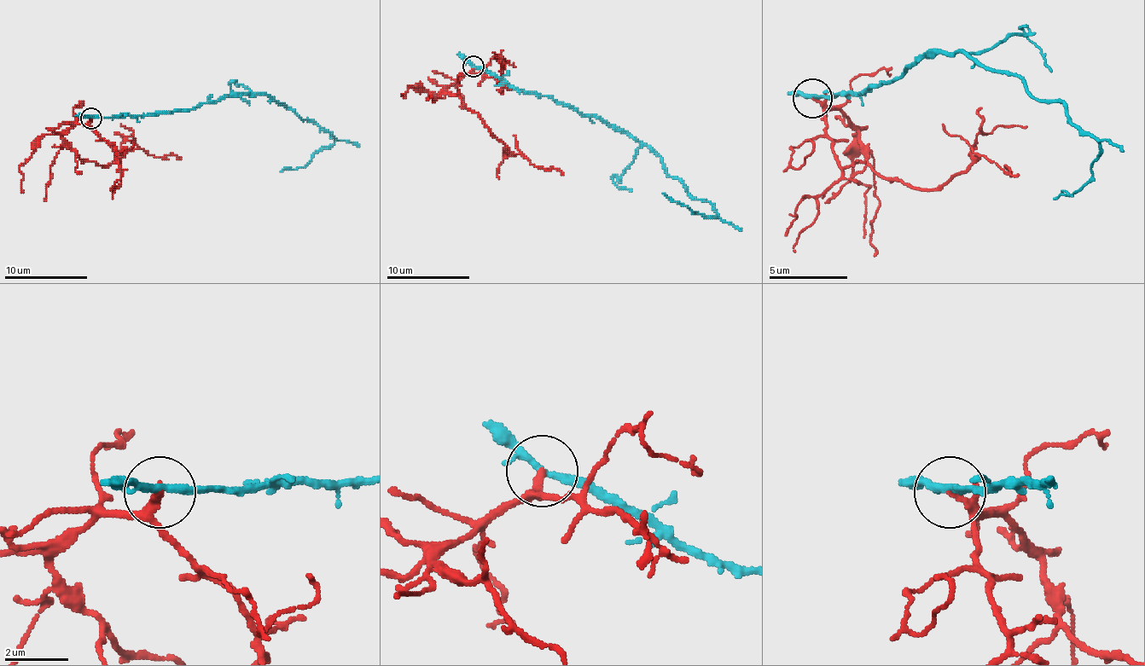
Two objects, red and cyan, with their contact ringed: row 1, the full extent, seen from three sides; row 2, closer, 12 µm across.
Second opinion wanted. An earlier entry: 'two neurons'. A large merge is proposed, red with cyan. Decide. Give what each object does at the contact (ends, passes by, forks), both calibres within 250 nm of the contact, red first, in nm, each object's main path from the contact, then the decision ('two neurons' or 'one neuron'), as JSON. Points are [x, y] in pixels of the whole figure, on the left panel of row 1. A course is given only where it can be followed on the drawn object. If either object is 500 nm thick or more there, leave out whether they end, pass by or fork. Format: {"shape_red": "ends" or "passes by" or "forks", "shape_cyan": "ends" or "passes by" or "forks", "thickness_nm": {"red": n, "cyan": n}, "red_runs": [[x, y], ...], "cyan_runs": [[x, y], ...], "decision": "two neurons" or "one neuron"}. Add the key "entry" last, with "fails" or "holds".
{"shape_red": "passes by", "shape_cyan": "forks", "thickness_nm": {"red": 170, "cyan": 180}, "red_runs": [[91, 118], [62, 136], [81, 159], [110, 165], [133, 148], [181, 157]], "cyan_runs": [[91, 118], [187, 111], [226, 96], [270, 95], [326, 130], [334, 142], [303, 167], [280, 171]], "decision": "two neurons", "entry": "holds"}

